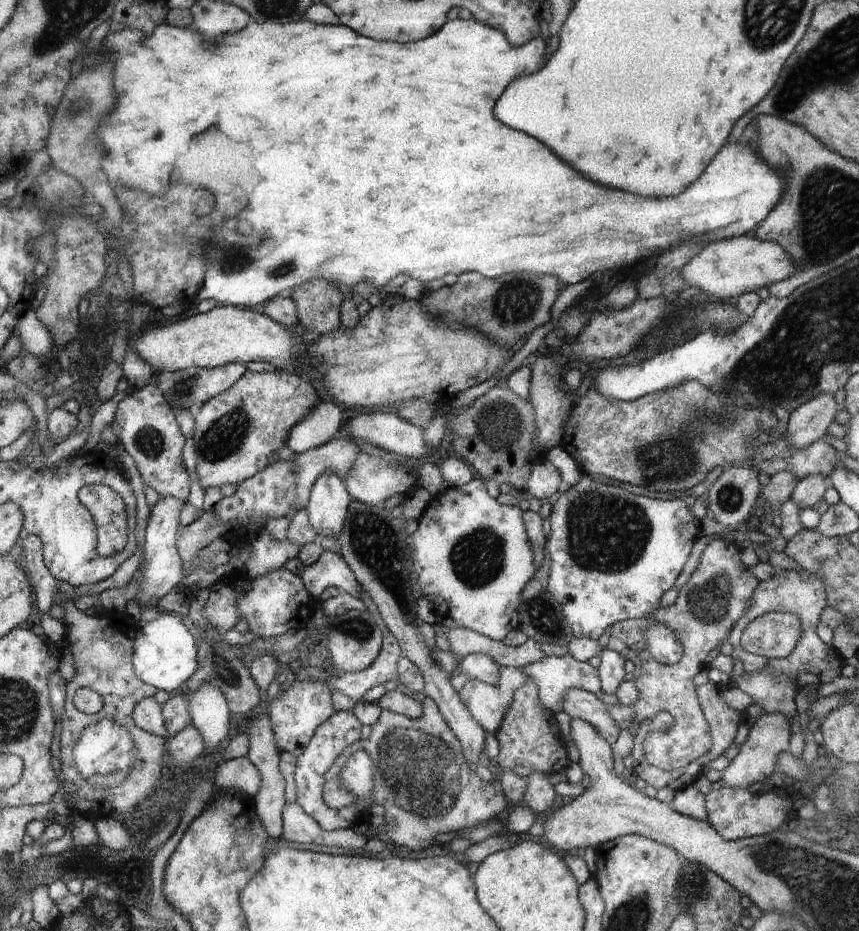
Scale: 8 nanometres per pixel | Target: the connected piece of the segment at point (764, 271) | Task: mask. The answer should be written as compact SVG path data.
M748 234L738 238L712 241L698 256L694 256L684 268L682 278L688 287L694 286L707 294L710 300L732 298L748 292L757 292L768 284L784 282L796 272L796 262L776 242L761 241Z

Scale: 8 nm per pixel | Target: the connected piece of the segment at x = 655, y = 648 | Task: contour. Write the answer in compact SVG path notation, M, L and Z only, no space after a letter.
M659 620L658 624L650 624L644 630L644 644L652 658L664 666L676 664L682 658L682 642L680 638Z

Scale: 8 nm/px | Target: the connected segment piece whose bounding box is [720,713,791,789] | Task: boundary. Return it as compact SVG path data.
M764 713L750 729L748 738L740 746L740 752L722 771L725 788L748 788L754 782L765 782L776 771L776 758L790 748L791 723L782 714Z

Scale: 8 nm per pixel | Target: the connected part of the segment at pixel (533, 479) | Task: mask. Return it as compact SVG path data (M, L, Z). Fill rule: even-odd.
M546 459L532 468L530 478L526 482L525 496L532 501L545 502L558 491L563 491L565 485L556 468Z

